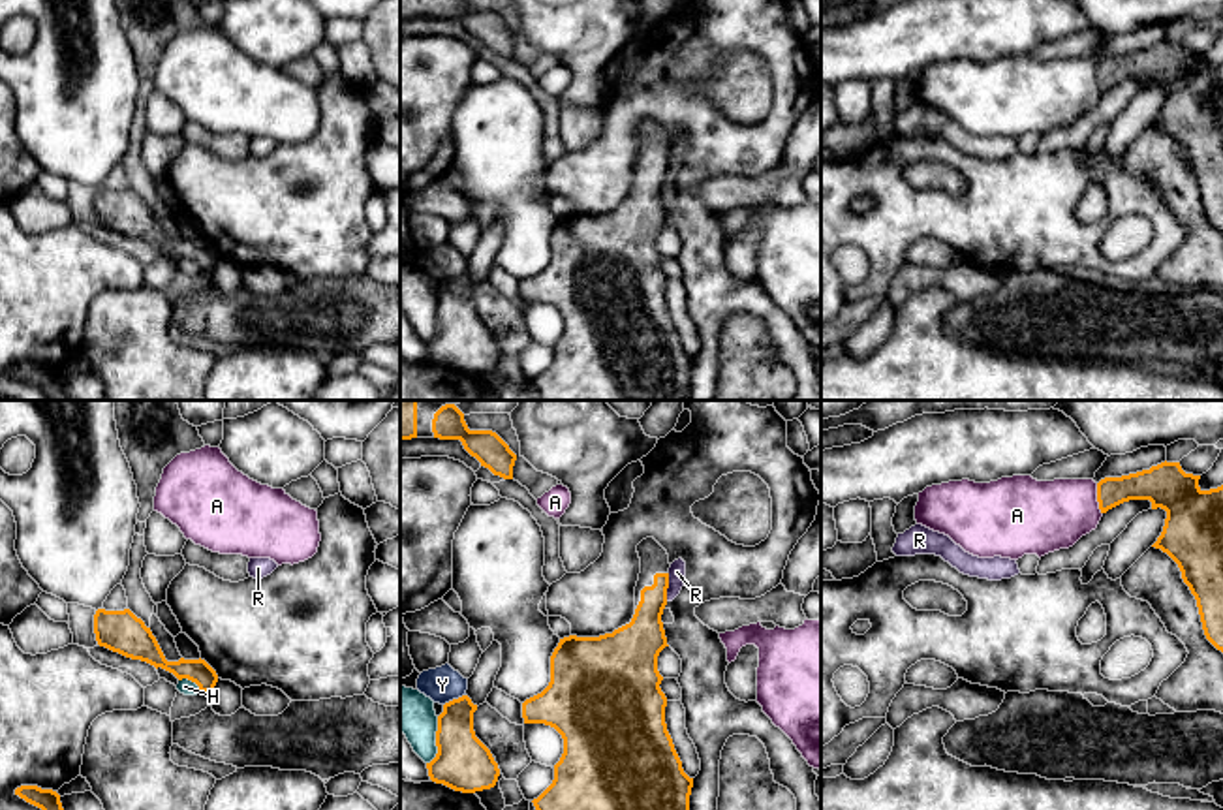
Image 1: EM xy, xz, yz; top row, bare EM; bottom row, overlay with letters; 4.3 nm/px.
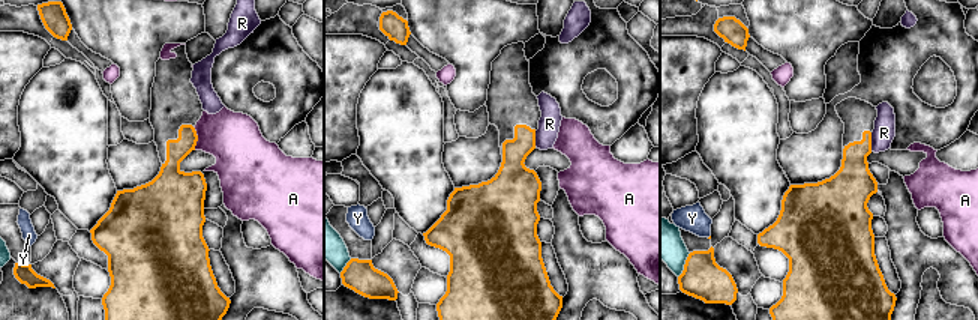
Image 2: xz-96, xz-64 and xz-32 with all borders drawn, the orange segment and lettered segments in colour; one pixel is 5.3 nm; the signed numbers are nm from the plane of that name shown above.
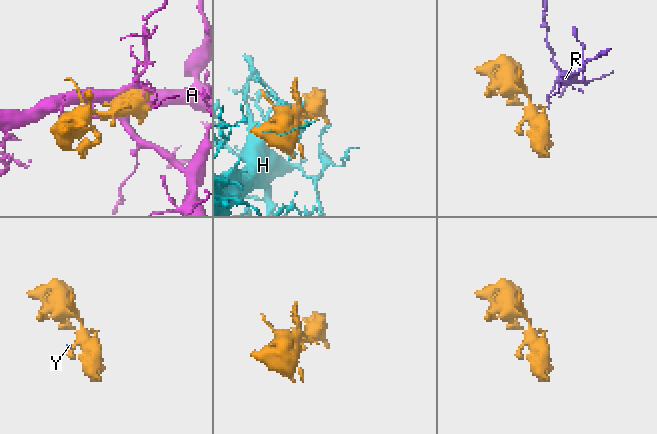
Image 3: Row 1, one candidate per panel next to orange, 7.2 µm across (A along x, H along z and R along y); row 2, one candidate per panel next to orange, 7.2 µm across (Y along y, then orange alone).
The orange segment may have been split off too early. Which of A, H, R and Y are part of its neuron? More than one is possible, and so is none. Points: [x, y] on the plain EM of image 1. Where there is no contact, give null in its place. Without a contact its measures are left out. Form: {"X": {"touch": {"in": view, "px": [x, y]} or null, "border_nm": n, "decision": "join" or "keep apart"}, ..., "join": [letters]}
{"A": {"touch": {"in": "yz", "px": [1098, 77]}, "border_nm": 140, "decision": "keep apart"}, "H": {"touch": {"in": "xz", "px": [436, 320]}, "border_nm": 220, "decision": "keep apart"}, "R": {"touch": {"in": "xz", "px": [667, 166]}, "border_nm": 120, "decision": "keep apart"}, "Y": {"touch": {"in": "xz", "px": [453, 279]}, "border_nm": 110, "decision": "keep apart"}, "join": []}

